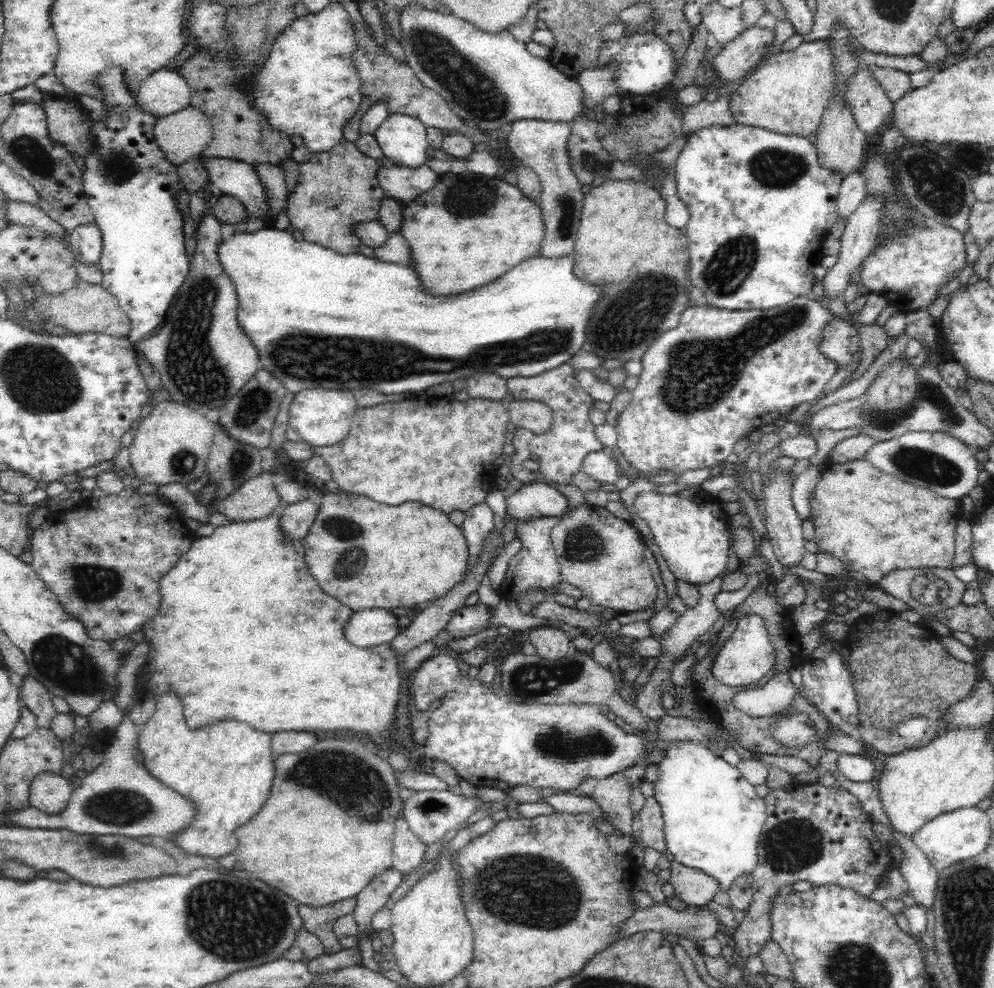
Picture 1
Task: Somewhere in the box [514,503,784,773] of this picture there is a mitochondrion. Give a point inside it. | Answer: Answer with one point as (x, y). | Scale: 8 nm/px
(552, 742)

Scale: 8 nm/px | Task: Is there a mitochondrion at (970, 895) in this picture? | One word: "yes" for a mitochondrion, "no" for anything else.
yes

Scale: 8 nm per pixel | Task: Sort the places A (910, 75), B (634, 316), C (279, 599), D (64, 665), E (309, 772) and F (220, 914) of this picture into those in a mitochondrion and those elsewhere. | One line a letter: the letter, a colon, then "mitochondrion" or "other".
A: other
B: mitochondrion
C: other
D: mitochondrion
E: mitochondrion
F: mitochondrion

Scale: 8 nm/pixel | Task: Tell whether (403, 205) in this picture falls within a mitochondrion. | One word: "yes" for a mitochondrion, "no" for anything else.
no

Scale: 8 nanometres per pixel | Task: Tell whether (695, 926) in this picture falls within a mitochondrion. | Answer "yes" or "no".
yes

